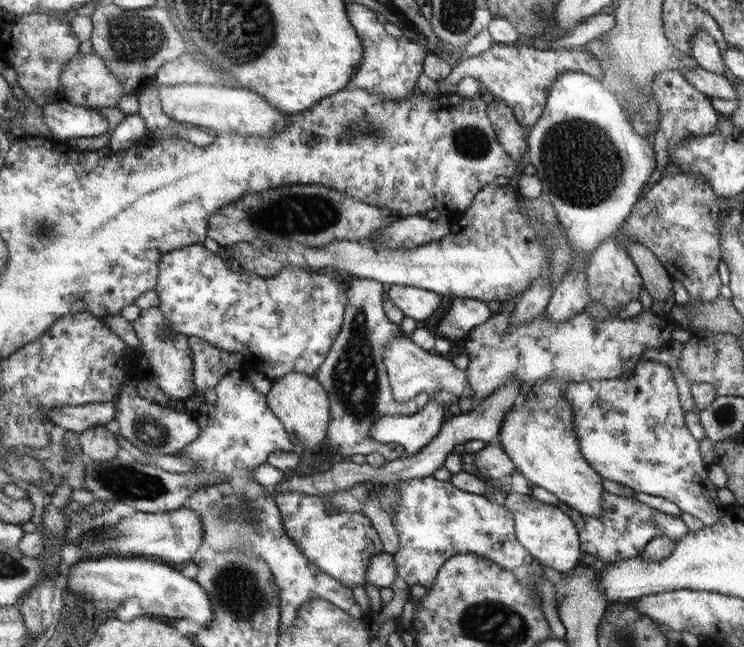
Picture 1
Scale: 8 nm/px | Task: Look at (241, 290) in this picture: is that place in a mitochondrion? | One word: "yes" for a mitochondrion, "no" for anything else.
no

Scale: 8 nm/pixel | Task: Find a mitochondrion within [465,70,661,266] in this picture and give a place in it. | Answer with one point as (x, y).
(581, 167)

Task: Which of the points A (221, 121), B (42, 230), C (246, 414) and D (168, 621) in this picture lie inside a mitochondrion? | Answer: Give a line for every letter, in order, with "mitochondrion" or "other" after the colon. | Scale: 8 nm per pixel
A: other
B: mitochondrion
C: other
D: other

